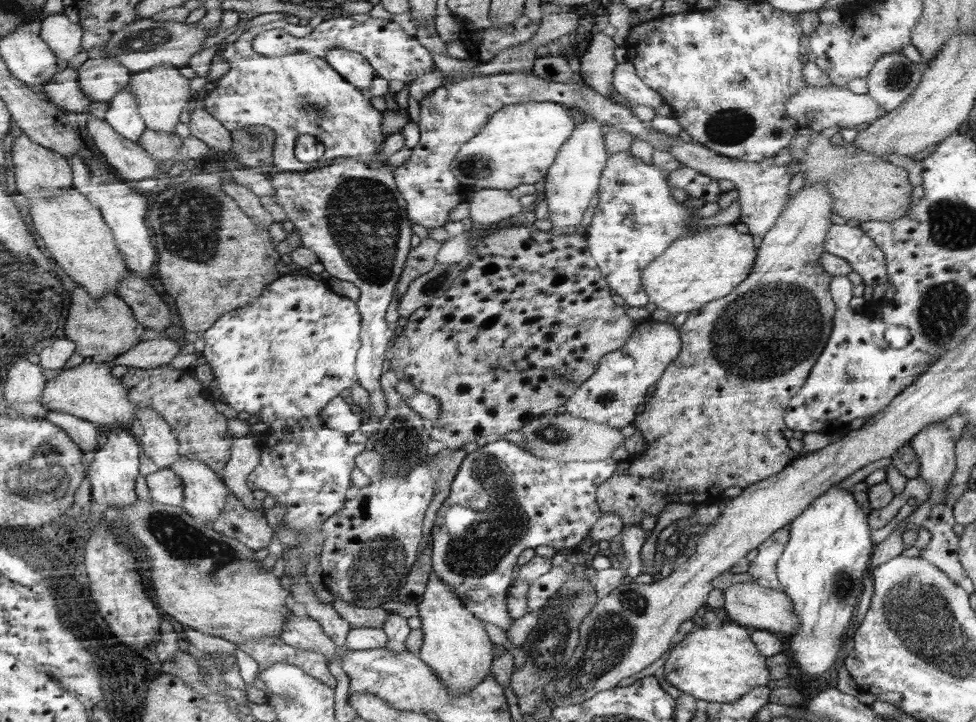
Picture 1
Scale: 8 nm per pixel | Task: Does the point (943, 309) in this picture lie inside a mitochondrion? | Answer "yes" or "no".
yes

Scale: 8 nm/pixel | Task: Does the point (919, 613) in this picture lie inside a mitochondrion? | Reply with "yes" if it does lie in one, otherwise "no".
yes

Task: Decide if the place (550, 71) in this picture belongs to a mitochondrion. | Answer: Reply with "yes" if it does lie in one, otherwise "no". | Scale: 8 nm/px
no

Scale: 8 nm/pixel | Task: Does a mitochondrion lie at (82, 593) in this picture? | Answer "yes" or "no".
no

